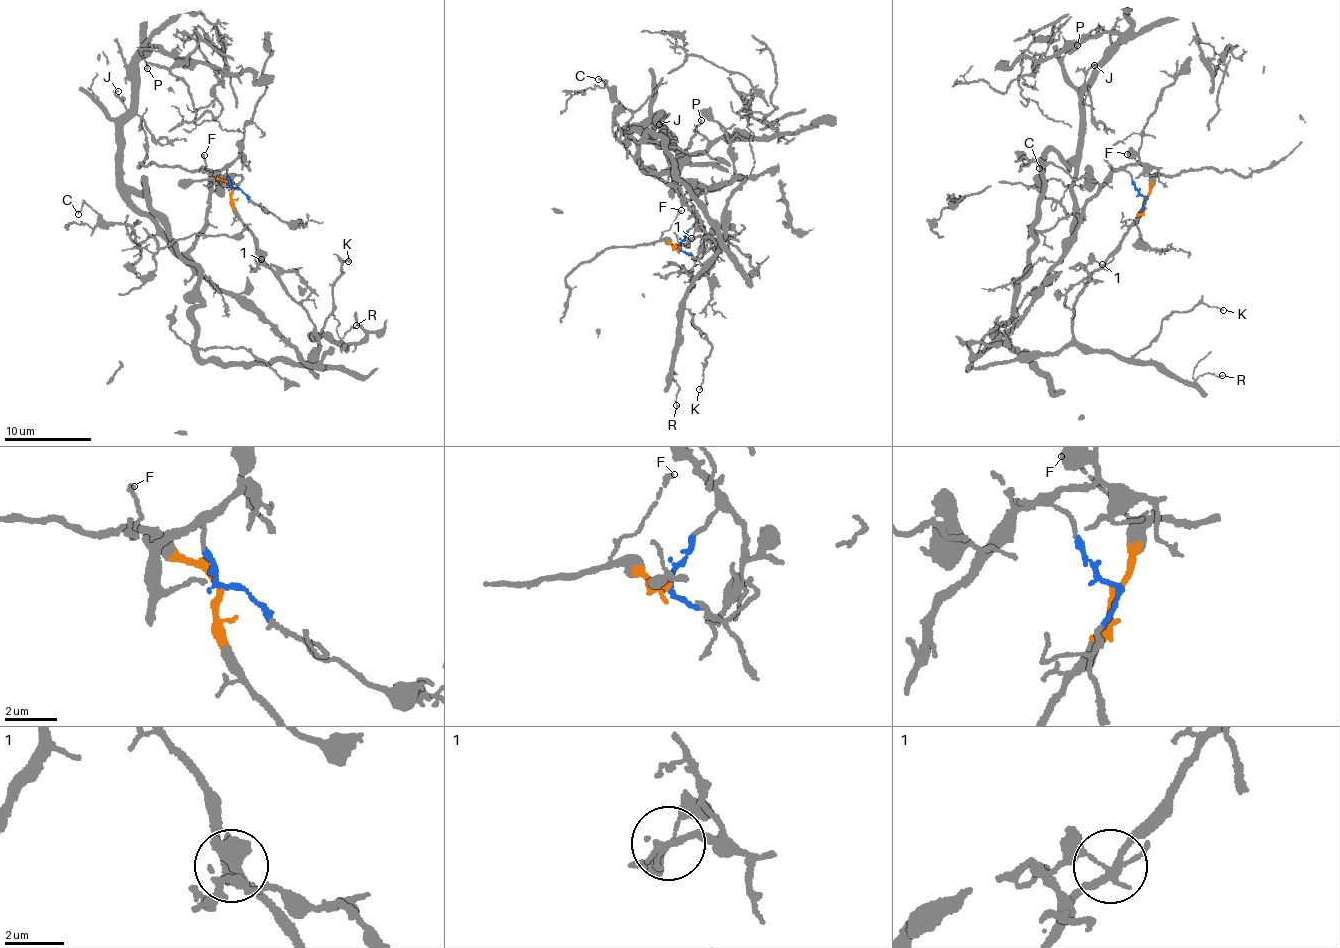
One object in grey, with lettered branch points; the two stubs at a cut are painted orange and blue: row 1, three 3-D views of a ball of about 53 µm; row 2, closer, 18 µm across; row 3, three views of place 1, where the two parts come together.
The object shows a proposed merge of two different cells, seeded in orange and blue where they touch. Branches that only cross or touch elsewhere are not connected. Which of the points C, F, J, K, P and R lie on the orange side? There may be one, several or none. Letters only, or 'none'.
F, K, R

